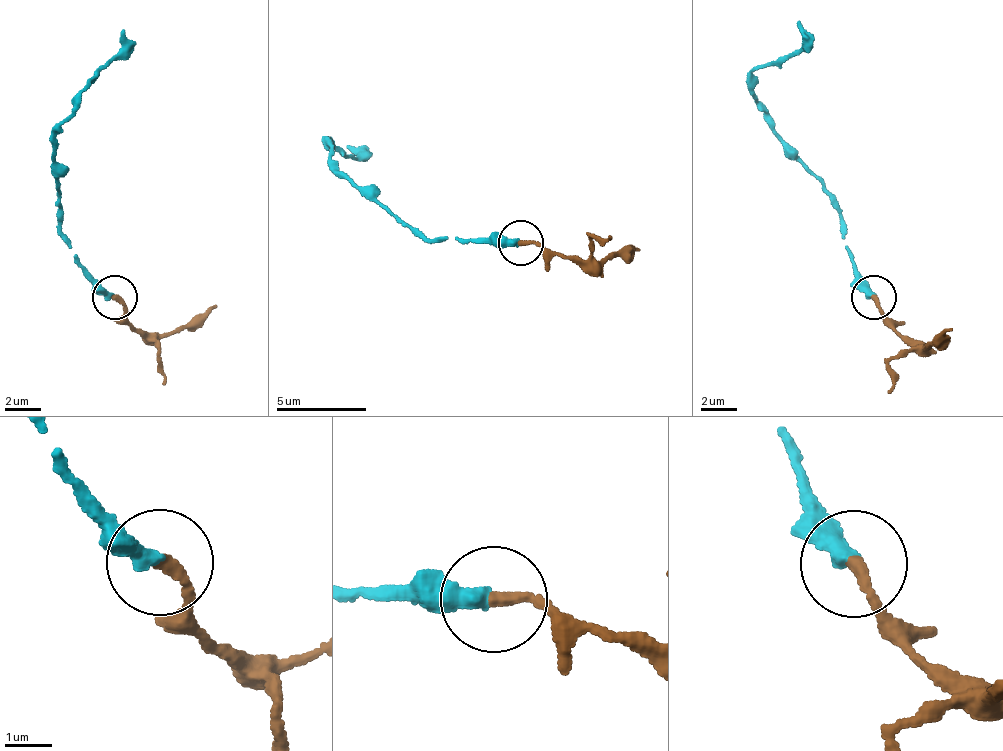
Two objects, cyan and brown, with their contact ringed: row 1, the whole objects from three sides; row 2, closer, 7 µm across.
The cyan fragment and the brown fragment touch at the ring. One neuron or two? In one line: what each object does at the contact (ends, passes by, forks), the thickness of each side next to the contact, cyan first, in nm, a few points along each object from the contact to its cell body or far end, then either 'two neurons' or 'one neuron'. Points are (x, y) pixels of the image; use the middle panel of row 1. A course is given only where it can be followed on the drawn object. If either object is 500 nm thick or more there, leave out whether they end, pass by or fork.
cyan ends there; brown ends there; 400 nm thick on the cyan side, 240 nm on the other; cyan runs (520, 242), (420, 236), (348, 182), (329, 156), (329, 139), (354, 159), (359, 148), (346, 146); brown runs (520, 242), (583, 265), (630, 256), (640, 248); one neuron

